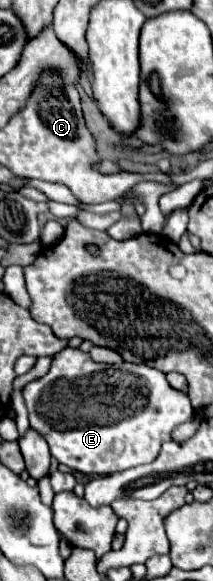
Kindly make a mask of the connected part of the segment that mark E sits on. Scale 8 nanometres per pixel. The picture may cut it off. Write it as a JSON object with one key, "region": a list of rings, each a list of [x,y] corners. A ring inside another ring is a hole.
{"region":[[[78,347],[52,355],[48,373],[24,385],[22,397],[30,413],[30,427],[46,439],[50,455],[86,475],[108,475],[152,463],[162,443],[172,439],[172,431],[194,419],[190,397],[172,389],[162,371],[142,363],[96,363]],[[82,377],[86,377],[86,391],[70,391],[70,383]]]}

